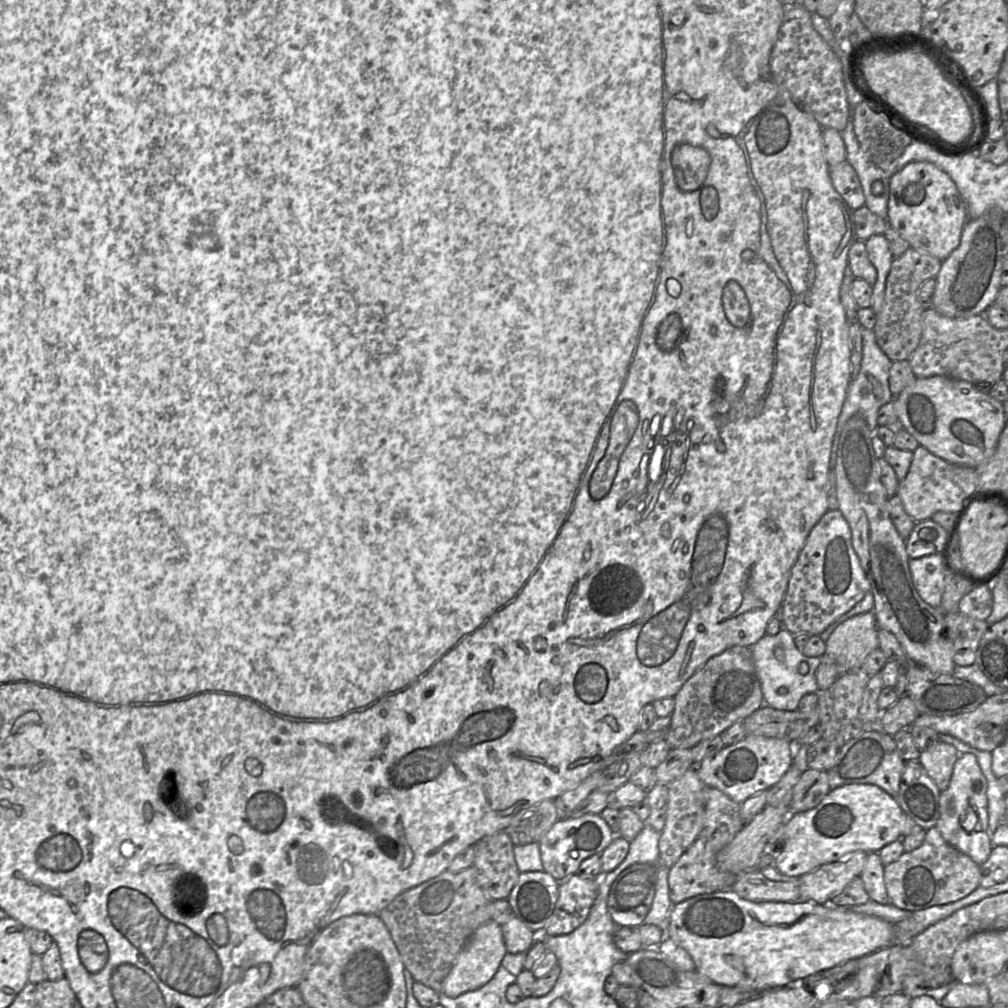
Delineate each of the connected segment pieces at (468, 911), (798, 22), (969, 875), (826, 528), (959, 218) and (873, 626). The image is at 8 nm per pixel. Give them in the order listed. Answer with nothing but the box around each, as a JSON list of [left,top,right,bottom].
[[378,866,493,993],[770,3,851,132],[884,827,980,912],[780,510,870,635],[887,162,969,261],[825,611,879,674]]

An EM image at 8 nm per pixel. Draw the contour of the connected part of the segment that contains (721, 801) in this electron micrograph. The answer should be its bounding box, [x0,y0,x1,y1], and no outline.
[669,786,746,905]

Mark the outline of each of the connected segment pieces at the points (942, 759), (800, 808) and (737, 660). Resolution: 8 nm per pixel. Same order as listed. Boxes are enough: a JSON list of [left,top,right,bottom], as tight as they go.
[[918,740,960,791],[790,768,830,813],[666,646,763,749]]

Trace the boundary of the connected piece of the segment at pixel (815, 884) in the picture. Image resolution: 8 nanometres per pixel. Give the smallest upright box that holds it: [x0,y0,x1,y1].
[799,851,868,903]

